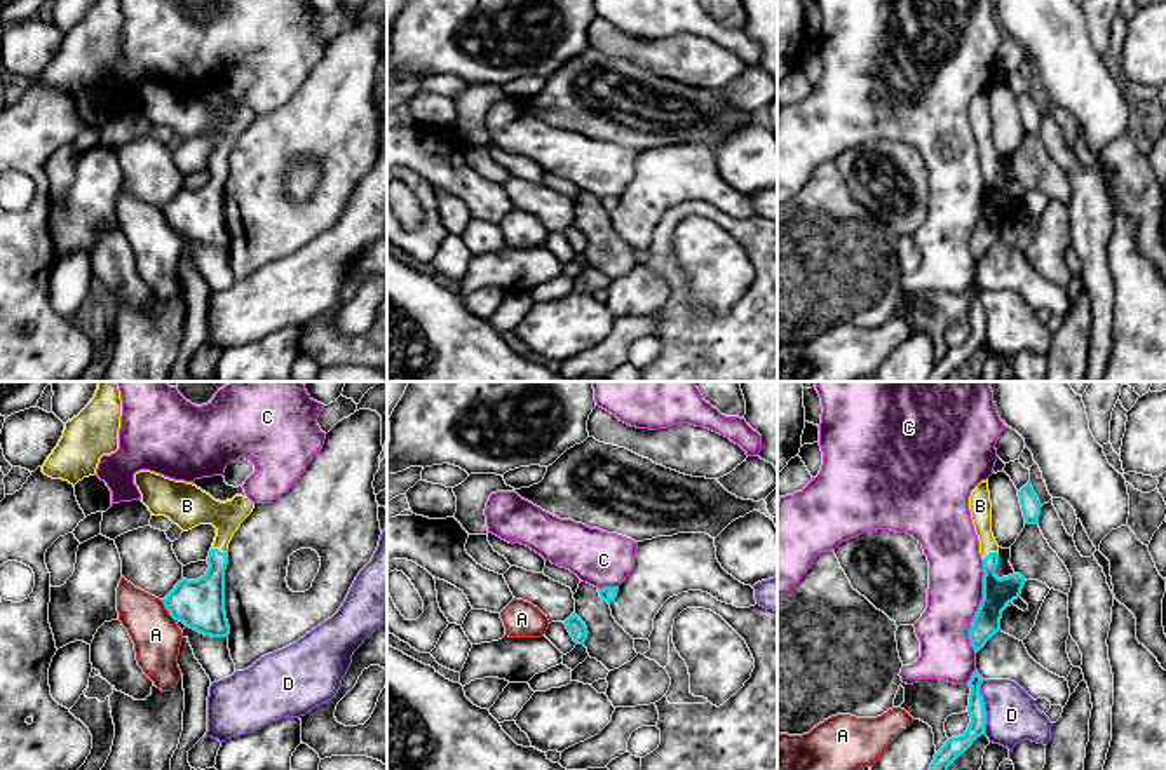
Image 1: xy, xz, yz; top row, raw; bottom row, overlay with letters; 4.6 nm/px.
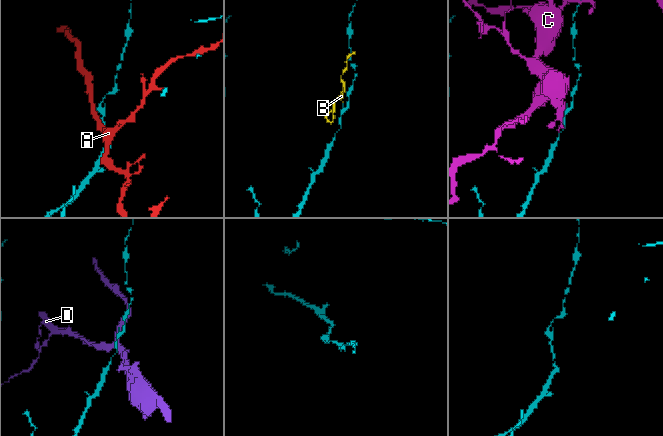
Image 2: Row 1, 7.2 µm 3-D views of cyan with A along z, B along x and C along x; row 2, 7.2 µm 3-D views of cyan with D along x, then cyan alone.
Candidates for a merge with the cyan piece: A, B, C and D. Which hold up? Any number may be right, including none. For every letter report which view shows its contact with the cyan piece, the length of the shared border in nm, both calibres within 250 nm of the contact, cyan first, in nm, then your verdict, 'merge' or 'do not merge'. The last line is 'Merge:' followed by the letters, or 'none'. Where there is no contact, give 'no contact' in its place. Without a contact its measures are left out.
A: xy | 120 nm | 220/220 nm | do not merge
B: xy | 80 nm | 200/200 nm | merge
C: yz | 440 nm | 140/260 nm | do not merge
D: yz | 260 nm | 90/240 nm | do not merge
Merge: B

